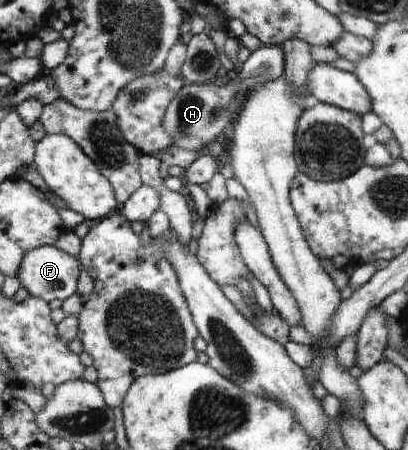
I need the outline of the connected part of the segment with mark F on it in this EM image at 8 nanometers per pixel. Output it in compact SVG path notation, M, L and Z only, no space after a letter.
M47 245L29 252L25 257L24 267L21 268L18 279L30 295L42 298L48 303L57 298L65 302L71 296L78 294L81 270L83 270L83 265L79 257L72 256L55 245Z

